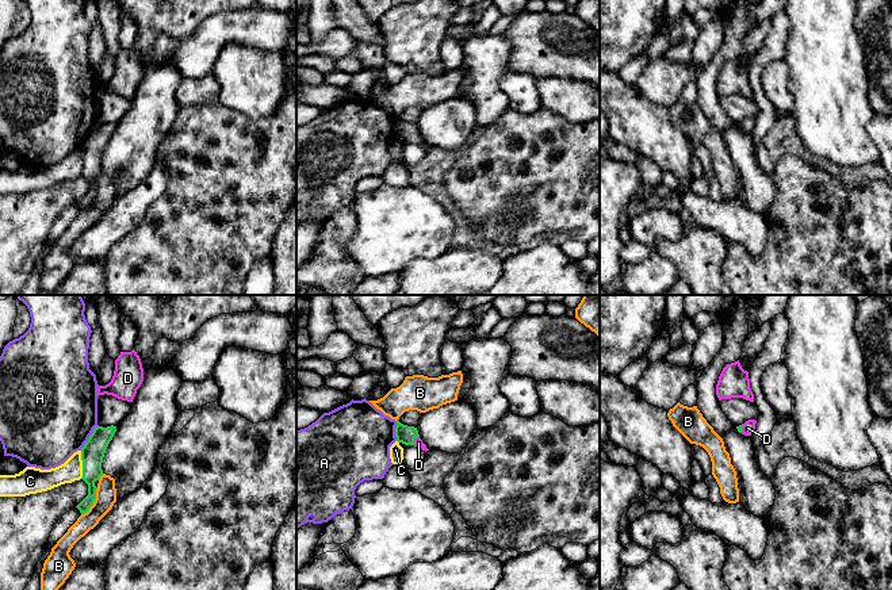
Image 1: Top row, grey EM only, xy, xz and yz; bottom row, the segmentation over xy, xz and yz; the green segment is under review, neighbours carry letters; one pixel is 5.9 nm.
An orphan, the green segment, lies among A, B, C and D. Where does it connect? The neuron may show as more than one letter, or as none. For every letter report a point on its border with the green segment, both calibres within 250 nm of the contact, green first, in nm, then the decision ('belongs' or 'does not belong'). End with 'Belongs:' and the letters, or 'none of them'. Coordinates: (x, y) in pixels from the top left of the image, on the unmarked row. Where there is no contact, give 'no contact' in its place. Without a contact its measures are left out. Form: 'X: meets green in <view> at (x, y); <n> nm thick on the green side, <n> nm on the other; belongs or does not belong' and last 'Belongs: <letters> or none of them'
A: meets green in xy at (90, 134); 140 nm thick on the green side, 480 nm on the other; does not belong
B: meets green in xy at (94, 198); 120 nm thick on the green side, 130 nm on the other; does not belong
C: meets green in xy at (83, 161); 140 nm thick on the green side, 130 nm on the other; does not belong
D: meets green in xz at (413, 137); 110 nm thick on the green side, 50 nm on the other; belongs
Belongs: D

